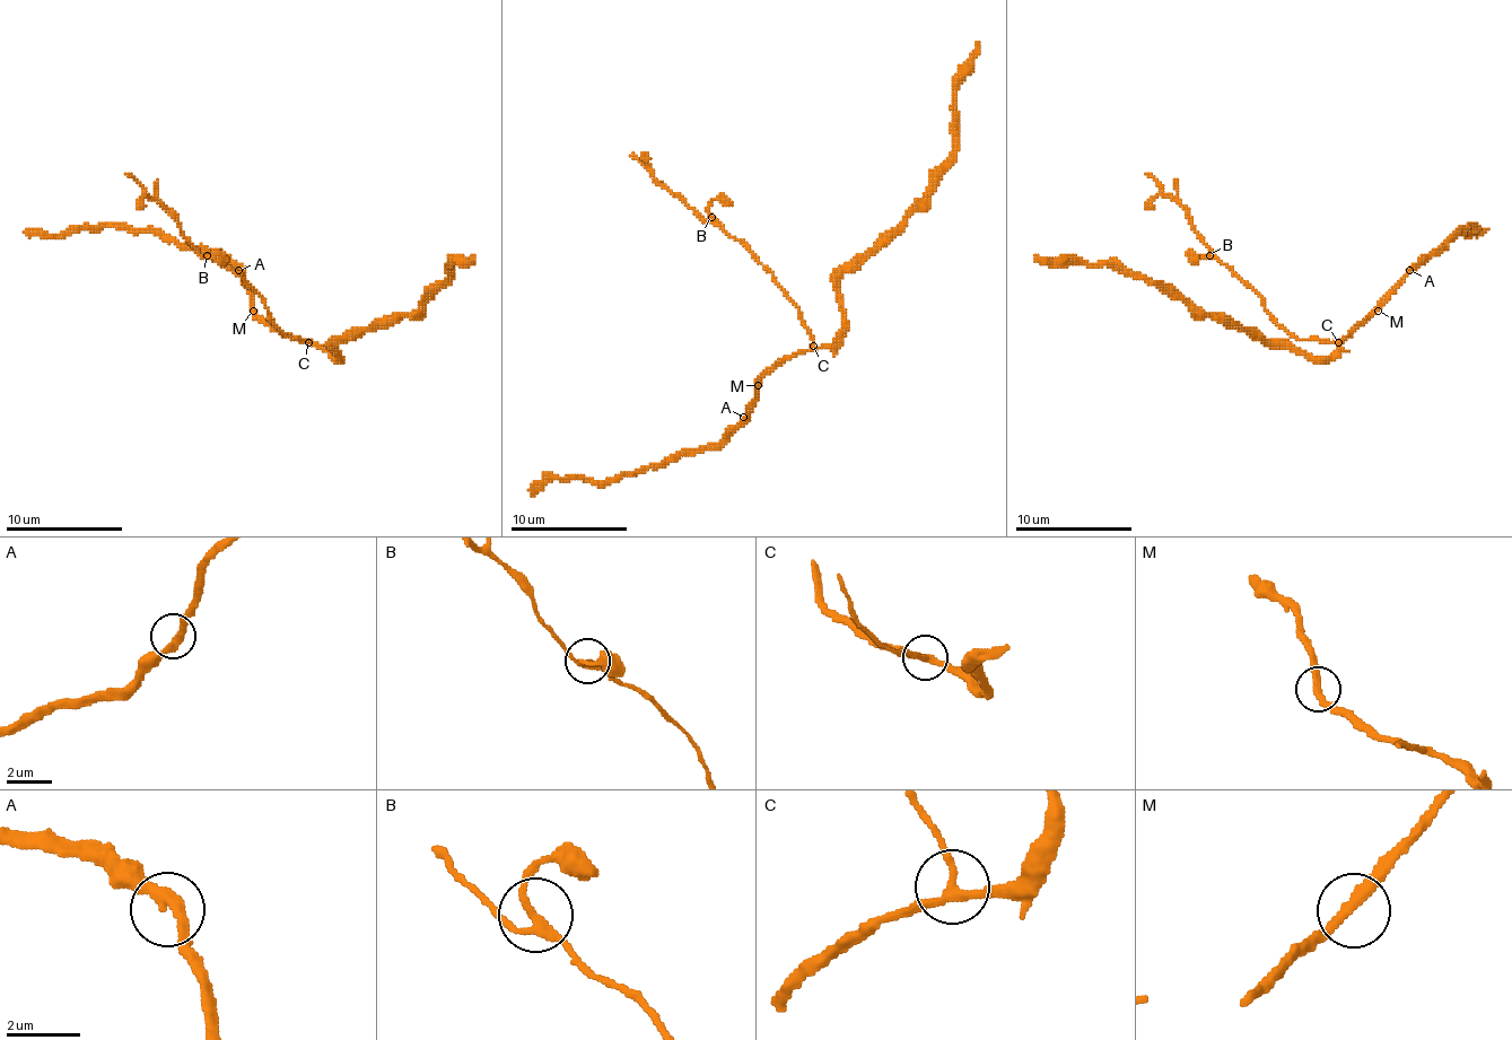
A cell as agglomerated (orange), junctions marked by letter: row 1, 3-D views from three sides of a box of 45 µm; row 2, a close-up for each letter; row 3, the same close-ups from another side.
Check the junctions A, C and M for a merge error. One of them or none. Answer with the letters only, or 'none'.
C

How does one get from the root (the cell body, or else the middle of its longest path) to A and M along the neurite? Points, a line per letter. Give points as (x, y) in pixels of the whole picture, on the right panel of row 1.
A: (1340, 346), (1409, 270)
M: (1340, 346), (1378, 311)

